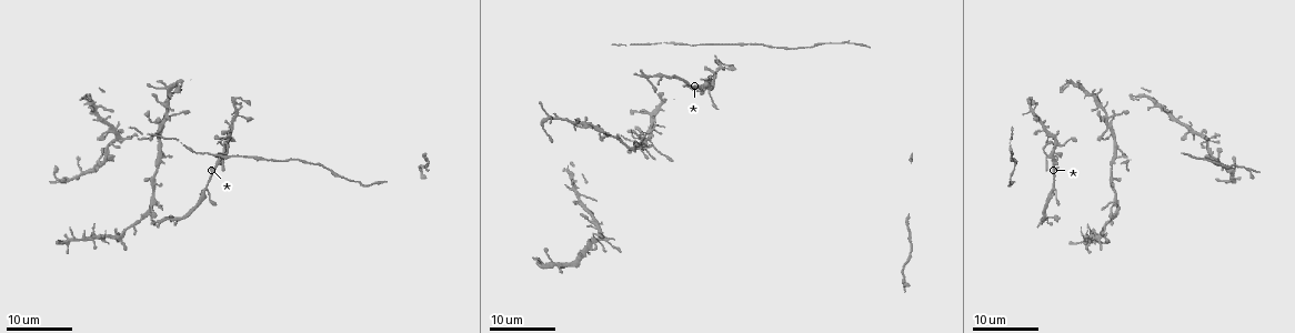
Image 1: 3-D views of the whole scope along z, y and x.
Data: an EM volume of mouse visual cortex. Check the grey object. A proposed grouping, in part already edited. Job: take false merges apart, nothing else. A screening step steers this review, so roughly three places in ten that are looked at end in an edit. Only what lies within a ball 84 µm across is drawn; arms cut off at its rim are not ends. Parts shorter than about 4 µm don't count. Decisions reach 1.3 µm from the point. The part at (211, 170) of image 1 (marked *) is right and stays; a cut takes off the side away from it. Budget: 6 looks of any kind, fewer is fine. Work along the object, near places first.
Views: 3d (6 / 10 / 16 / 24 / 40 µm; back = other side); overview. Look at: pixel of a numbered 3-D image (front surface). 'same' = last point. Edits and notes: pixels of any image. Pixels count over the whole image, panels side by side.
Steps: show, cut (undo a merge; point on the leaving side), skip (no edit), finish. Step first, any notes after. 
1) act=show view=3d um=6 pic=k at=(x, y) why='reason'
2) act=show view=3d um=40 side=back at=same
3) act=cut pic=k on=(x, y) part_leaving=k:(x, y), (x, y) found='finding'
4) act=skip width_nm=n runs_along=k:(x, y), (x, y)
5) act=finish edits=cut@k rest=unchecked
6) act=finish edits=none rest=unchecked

act=show view=3d um=16 pic=1 at=(203, 190) why='three arms meet'

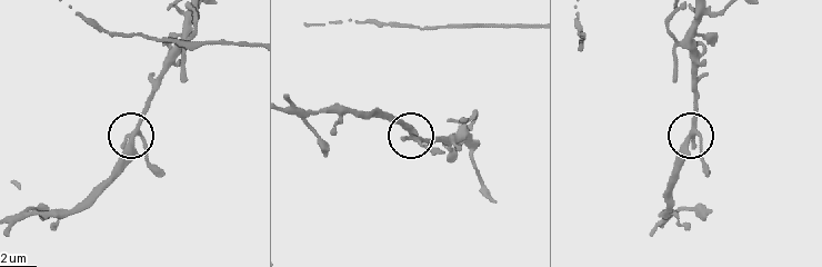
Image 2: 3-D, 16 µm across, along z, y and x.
act=show view=3d um=6 pic=2 at=(131, 139)

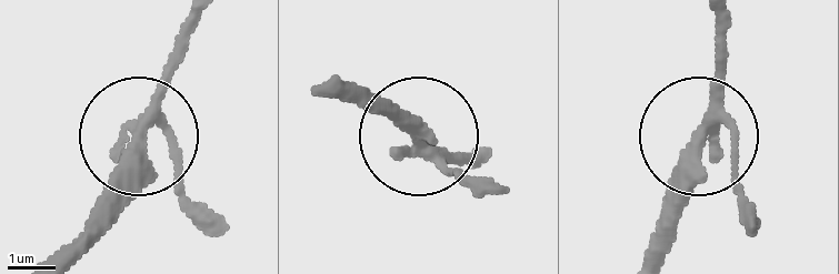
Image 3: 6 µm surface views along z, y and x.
act=skip arms=3 found='continuous, no second cell'

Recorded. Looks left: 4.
act=show view=3d um=16 pic=1 at=(715, 75) why='four-way junction'

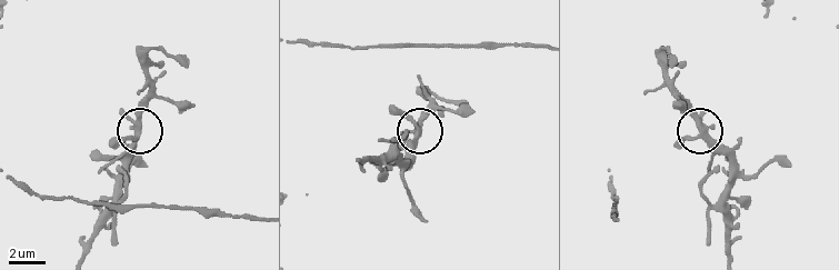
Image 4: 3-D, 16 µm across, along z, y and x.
act=show view=3d um=6 pic=4 at=(417, 126)

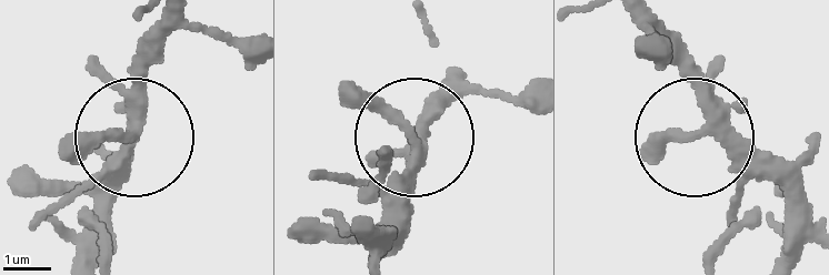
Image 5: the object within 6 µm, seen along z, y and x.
act=skip runs_along=5:(778, 251), (738, 166), (702, 128), (702, 71), (662, 28) found='continuous, no second cell'

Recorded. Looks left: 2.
act=show view=3d um=16 pic=1 at=(652, 141) why='small branch off a trunk'

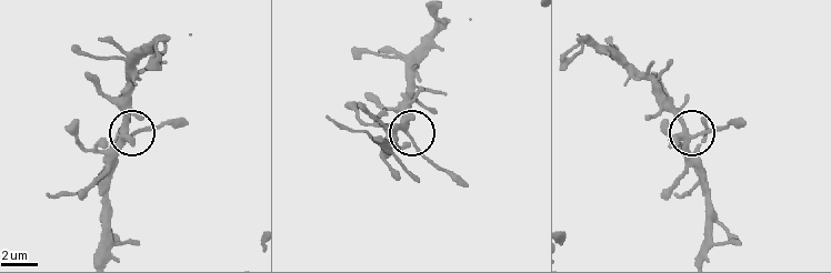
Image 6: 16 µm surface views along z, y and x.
act=show view=3d um=10 pic=6 at=(406, 132) why='zoom in'

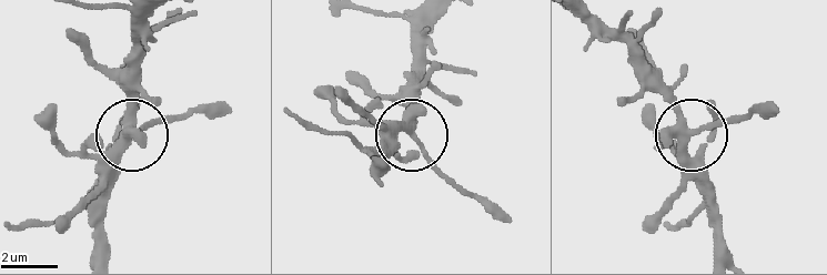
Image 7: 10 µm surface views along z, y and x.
act=skip side_arm_um=5 found='all the same cell'

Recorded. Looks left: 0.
act=finish edits=none rest=unchecked

